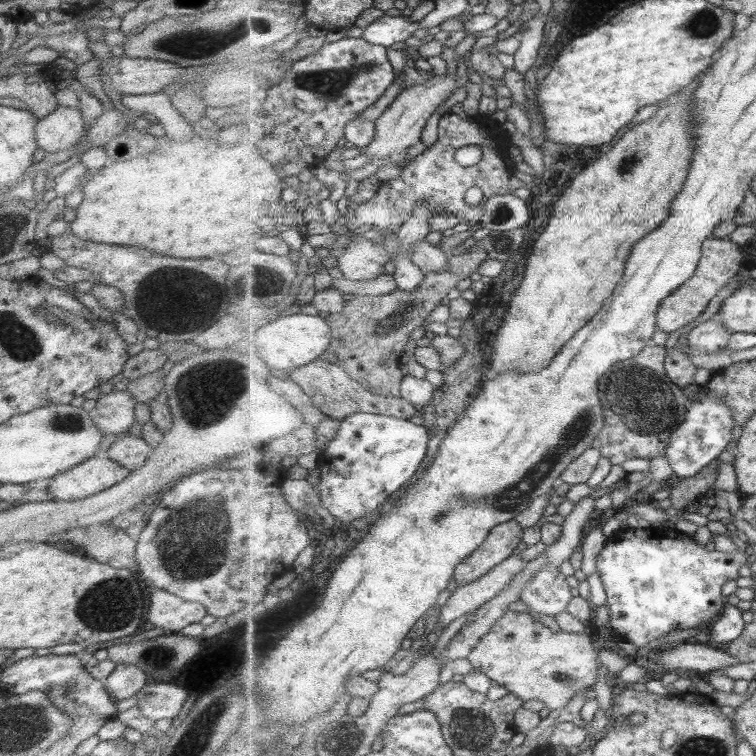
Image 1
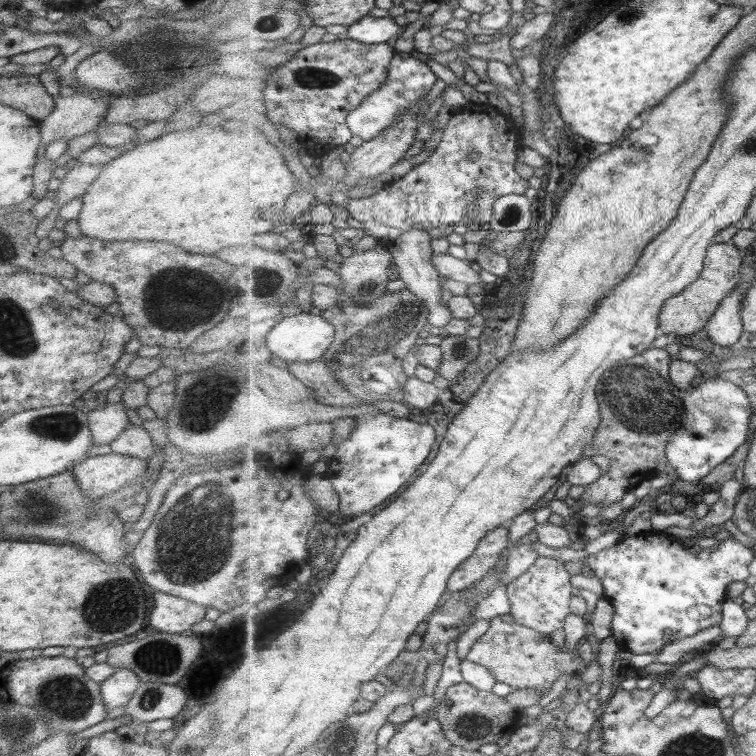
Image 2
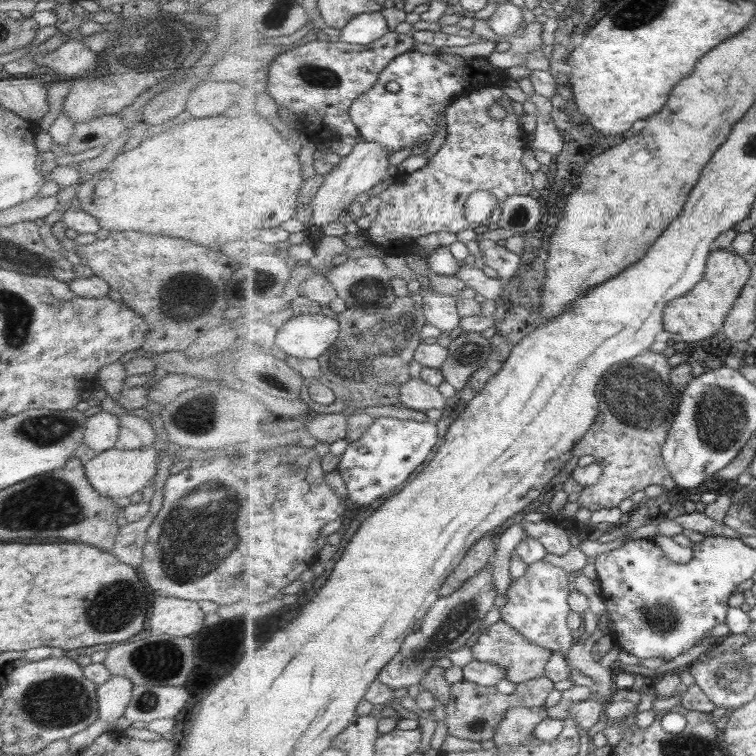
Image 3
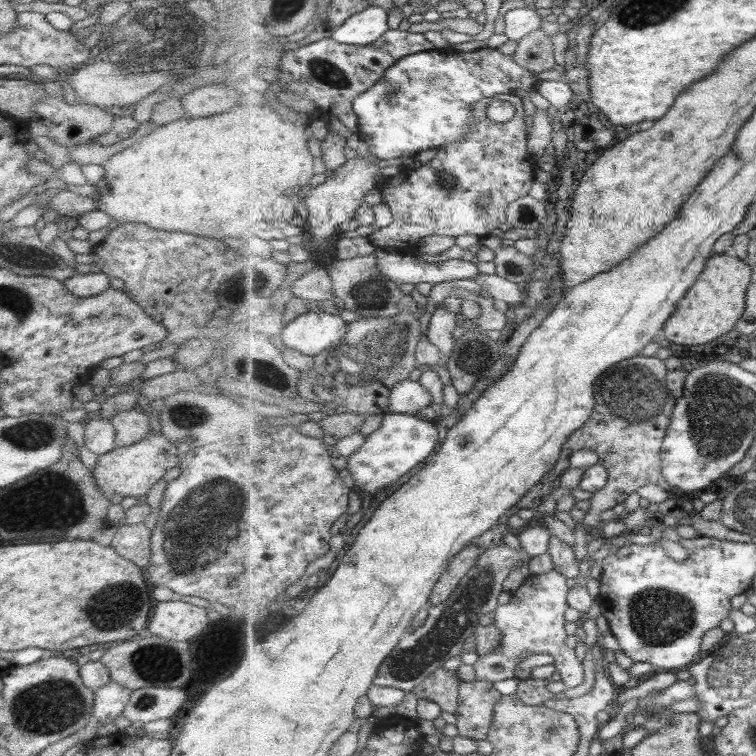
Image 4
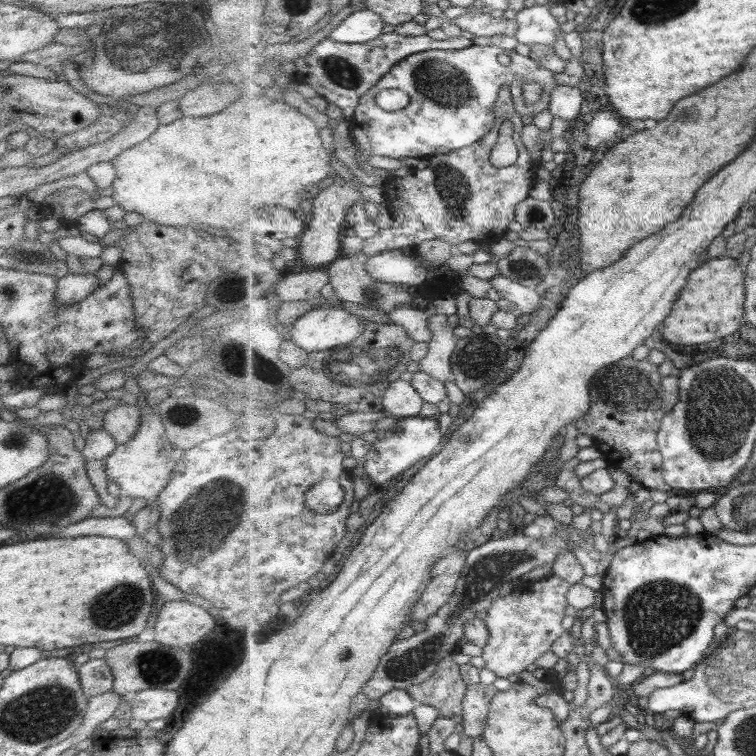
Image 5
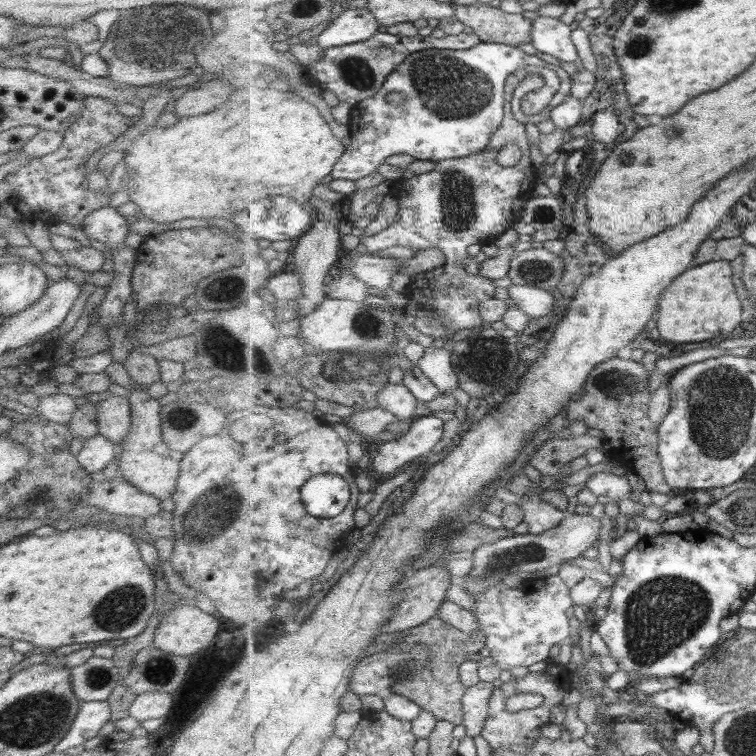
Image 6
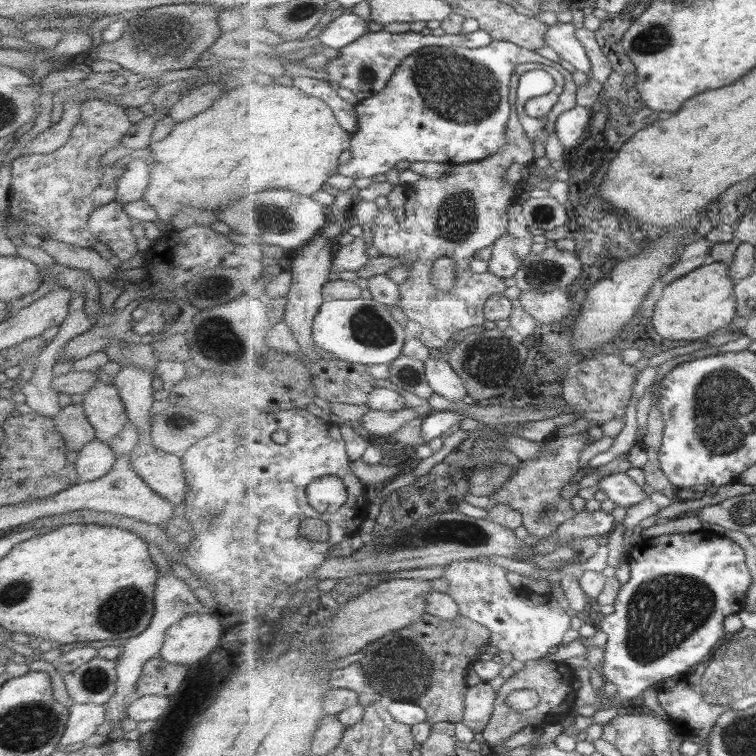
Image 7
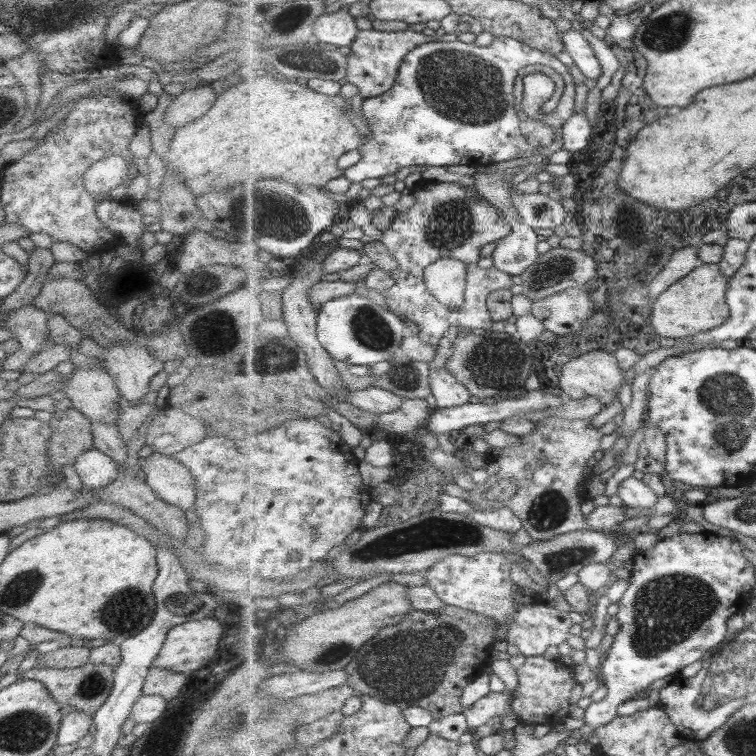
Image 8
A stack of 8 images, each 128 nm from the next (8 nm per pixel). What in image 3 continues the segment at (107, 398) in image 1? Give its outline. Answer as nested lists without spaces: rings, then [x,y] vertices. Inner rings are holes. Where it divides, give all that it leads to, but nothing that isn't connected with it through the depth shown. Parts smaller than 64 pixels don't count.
[[[101,410],[86,418],[83,444],[98,453],[113,449],[118,432],[119,418]]]

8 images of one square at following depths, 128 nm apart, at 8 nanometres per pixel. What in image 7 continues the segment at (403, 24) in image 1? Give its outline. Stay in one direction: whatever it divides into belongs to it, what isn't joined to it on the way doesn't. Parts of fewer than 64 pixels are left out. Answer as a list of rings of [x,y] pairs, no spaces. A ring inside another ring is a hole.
[[[345,11],[334,21],[325,21],[318,38],[329,48],[341,50],[352,45],[365,34],[369,34],[369,21],[359,18],[357,14]]]

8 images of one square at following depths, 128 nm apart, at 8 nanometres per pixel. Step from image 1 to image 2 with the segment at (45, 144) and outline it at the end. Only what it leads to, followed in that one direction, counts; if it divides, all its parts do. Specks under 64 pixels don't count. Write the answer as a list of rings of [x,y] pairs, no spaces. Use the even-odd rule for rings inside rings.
[[[77,91],[69,97],[58,95],[52,111],[38,124],[40,141],[48,144],[62,138],[67,142],[94,130],[107,112],[107,98],[115,96],[93,93],[84,96]]]

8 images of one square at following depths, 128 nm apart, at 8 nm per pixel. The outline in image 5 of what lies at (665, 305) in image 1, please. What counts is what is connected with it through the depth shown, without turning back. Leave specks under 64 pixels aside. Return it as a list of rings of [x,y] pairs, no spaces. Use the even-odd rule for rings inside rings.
[[[721,257],[710,259],[691,273],[689,283],[675,302],[665,324],[665,338],[675,344],[695,346],[735,334],[744,323],[745,270],[737,259]]]

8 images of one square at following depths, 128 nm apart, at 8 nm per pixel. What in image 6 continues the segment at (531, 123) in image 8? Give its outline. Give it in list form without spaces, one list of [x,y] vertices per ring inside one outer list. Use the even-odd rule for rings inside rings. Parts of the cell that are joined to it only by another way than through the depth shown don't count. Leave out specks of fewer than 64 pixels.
[[[529,66],[511,74],[505,82],[505,122],[501,130],[493,134],[487,148],[466,158],[435,162],[436,166],[431,172],[393,181],[390,194],[398,197],[401,203],[399,219],[377,236],[365,235],[361,238],[361,242],[367,245],[369,254],[373,255],[377,254],[377,250],[391,246],[405,246],[415,253],[429,248],[439,248],[445,252],[448,258],[445,265],[411,277],[407,288],[411,297],[410,308],[414,313],[412,323],[425,336],[443,338],[448,343],[447,338],[457,330],[481,329],[483,318],[479,304],[495,298],[497,286],[493,284],[493,279],[465,272],[469,267],[463,267],[463,260],[469,257],[467,250],[471,244],[495,243],[499,235],[513,228],[524,203],[536,196],[540,176],[531,162],[529,138],[525,132],[527,128],[515,118],[512,111],[515,90],[533,73],[543,76],[546,84],[523,98],[522,109],[526,115],[543,112],[561,87],[562,79],[555,69],[549,66]],[[507,144],[516,144],[523,152],[521,162],[511,168],[505,168],[497,162],[499,150]],[[422,312],[427,316],[420,317]]]

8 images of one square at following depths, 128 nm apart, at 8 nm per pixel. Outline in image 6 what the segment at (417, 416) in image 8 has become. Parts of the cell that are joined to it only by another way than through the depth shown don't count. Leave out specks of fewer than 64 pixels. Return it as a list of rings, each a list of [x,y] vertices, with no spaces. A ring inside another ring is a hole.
[[[379,406],[371,410],[357,410],[349,418],[347,426],[355,433],[360,433],[367,441],[371,437],[376,437],[377,434],[385,432],[387,426],[397,420],[397,415]]]

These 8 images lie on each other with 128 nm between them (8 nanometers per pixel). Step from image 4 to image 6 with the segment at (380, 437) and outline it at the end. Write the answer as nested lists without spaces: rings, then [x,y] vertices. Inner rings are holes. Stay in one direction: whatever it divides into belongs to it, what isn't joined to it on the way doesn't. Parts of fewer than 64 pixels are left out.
[[[419,416],[413,419],[409,431],[392,441],[378,443],[378,452],[373,455],[372,466],[383,474],[397,474],[403,468],[413,466],[413,460],[423,460],[431,453],[431,448],[443,439],[445,421],[437,416]]]

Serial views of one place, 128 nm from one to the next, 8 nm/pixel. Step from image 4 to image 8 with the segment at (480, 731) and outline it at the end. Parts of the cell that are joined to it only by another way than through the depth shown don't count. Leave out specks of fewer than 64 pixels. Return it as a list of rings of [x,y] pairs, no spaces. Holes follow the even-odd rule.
[[[507,690],[501,693],[489,691],[487,695],[465,709],[464,715],[471,731],[491,723],[491,718],[495,716],[501,717],[501,729],[505,731],[512,730],[519,722],[511,707],[511,692]]]

